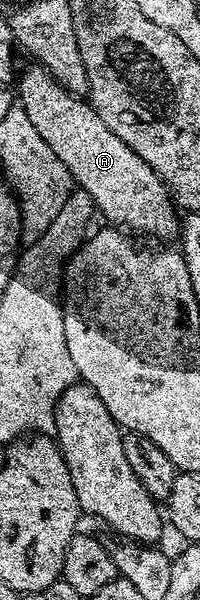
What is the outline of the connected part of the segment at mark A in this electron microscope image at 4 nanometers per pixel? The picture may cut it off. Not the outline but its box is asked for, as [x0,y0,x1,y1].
[17,65,181,239]

